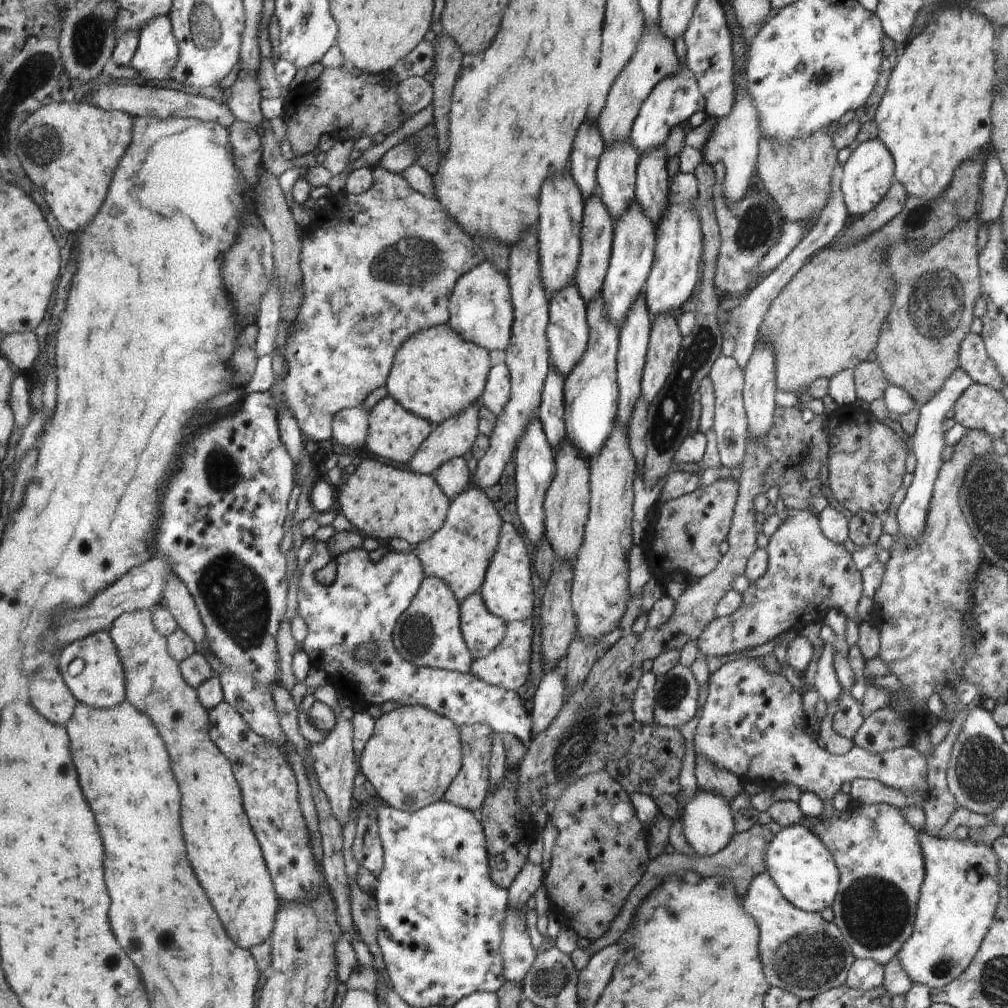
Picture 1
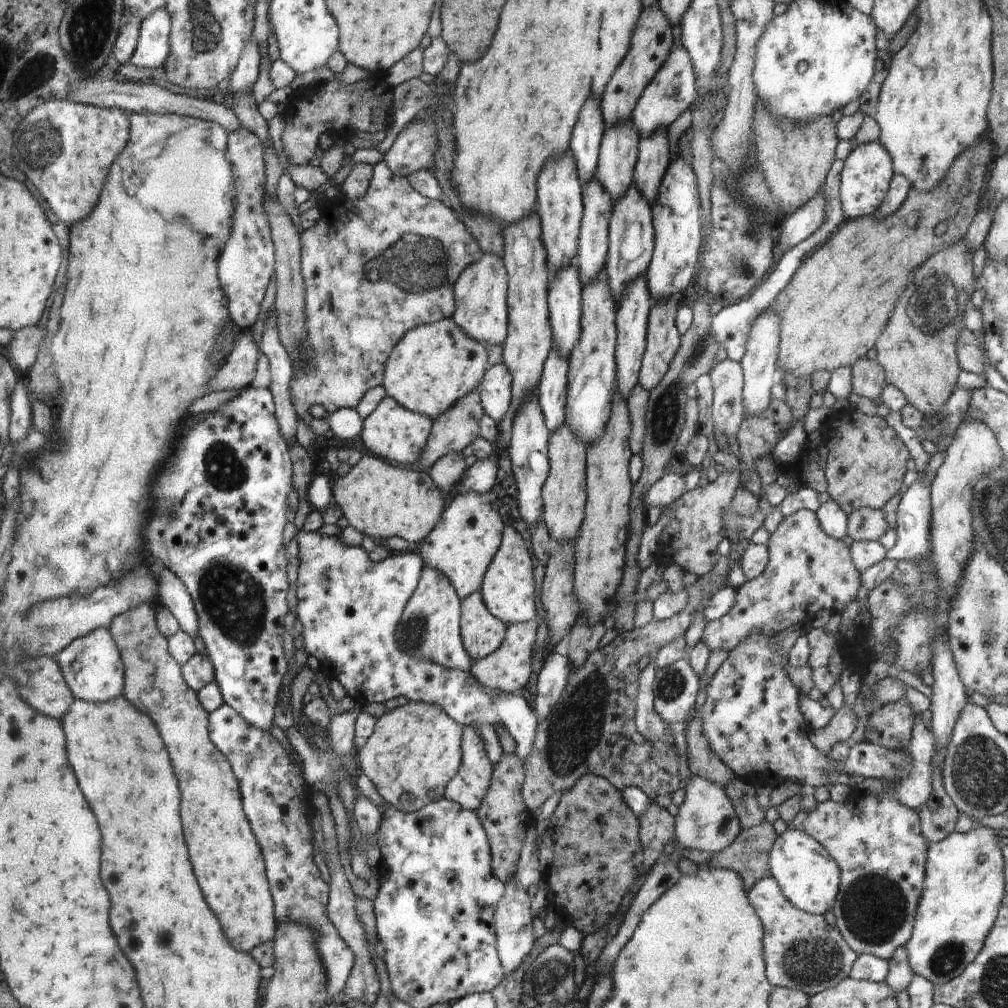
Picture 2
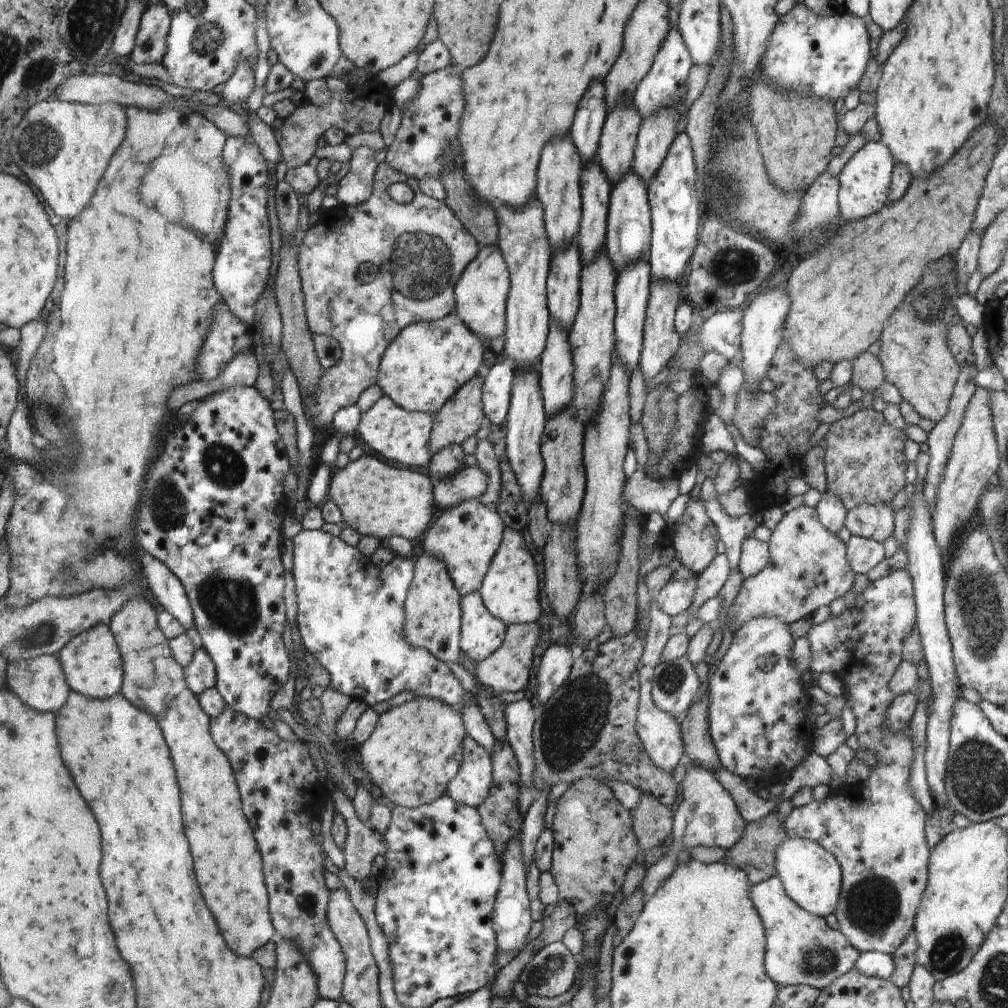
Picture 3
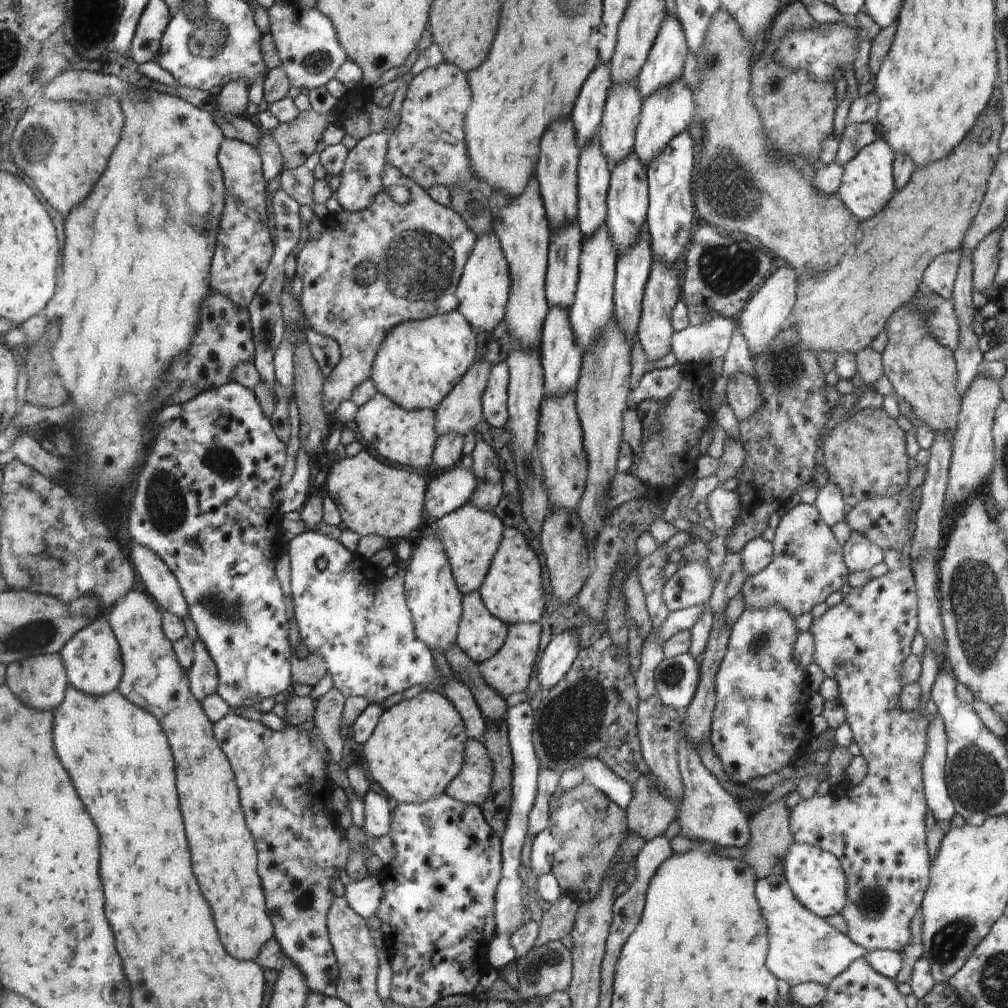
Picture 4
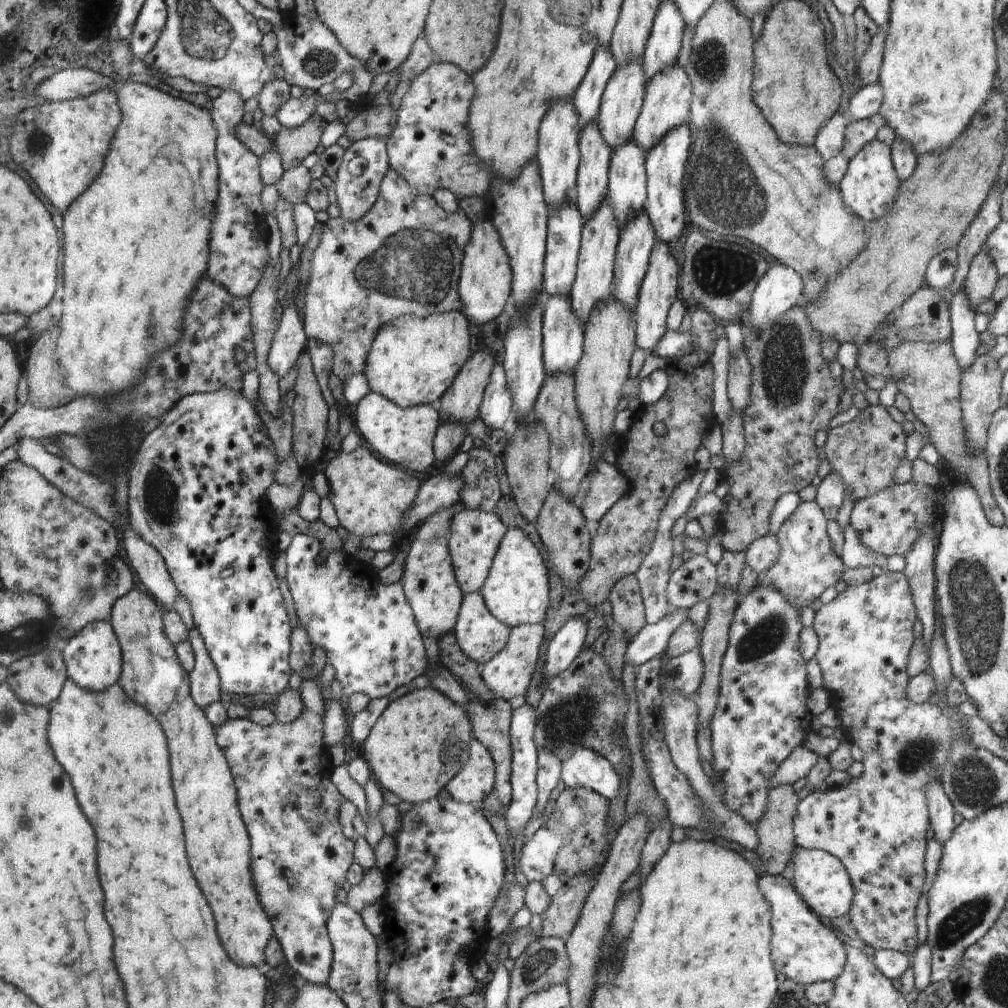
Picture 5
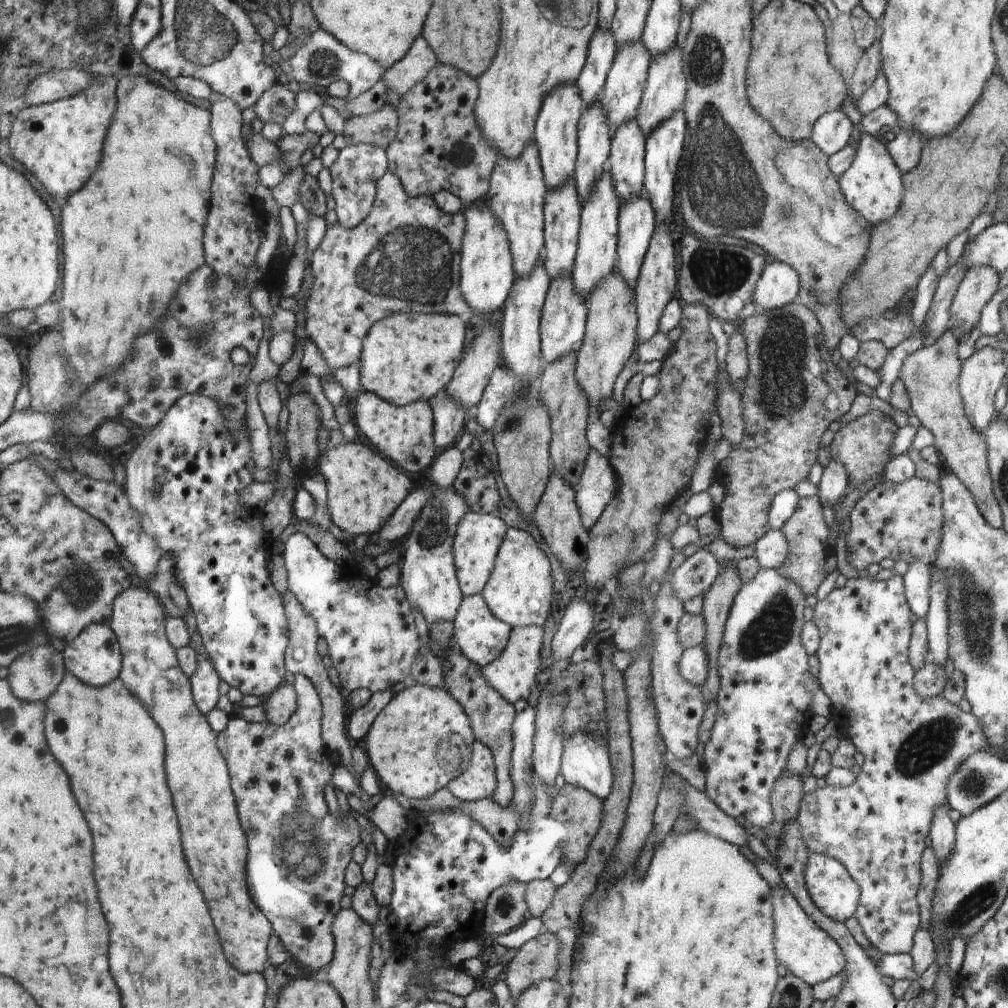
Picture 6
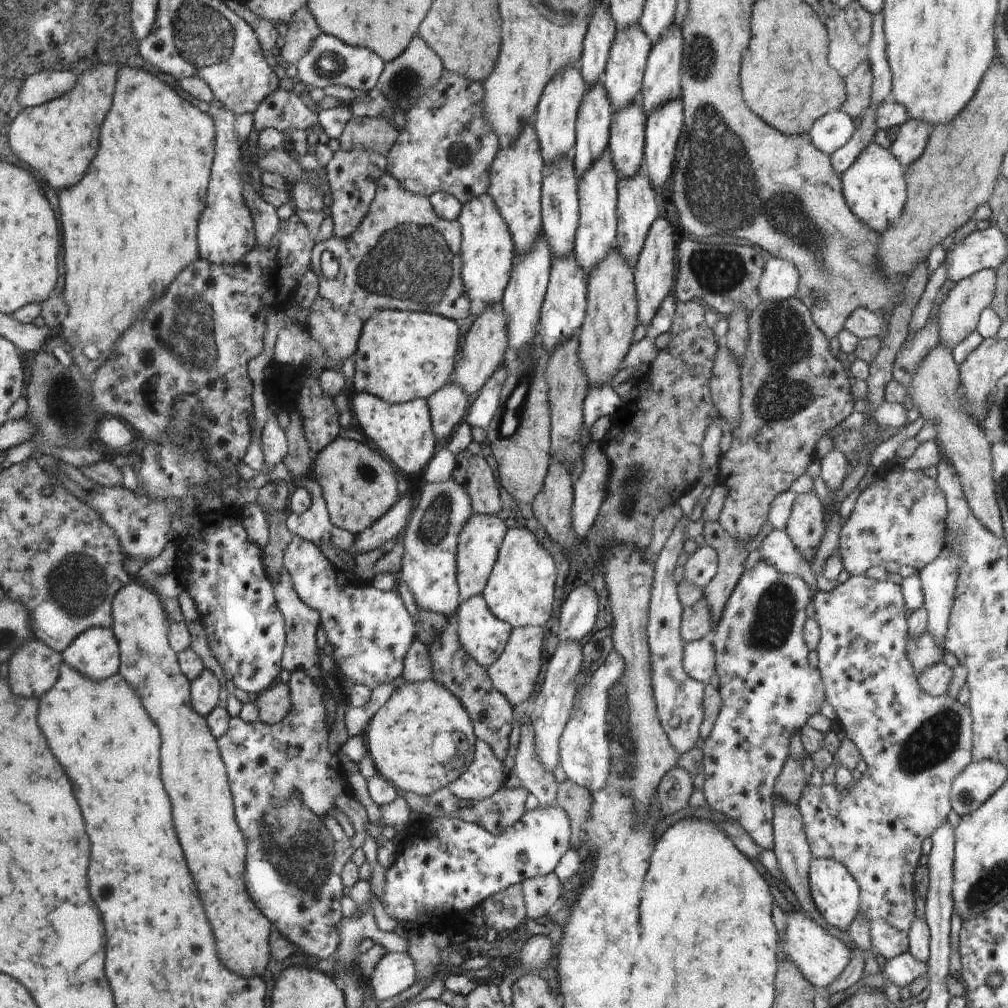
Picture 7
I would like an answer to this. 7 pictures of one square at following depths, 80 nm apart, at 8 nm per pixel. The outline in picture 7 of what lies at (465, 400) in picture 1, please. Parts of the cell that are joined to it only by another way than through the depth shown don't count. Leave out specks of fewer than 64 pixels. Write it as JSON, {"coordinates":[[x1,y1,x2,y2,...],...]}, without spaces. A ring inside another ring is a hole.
{"coordinates":[[380,309,363,326,353,361,355,373,350,385,358,393,370,393,384,402,400,404,427,399,448,384,456,354,459,325,436,313]]}

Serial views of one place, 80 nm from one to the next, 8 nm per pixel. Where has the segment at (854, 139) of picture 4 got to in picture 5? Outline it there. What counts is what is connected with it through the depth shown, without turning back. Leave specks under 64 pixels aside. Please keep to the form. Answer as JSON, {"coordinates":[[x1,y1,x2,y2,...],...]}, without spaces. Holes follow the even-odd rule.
{"coordinates":[[878,112,864,120,849,119,845,128,844,146,841,150,849,160,871,140,876,139,876,132,887,124,887,120]]}

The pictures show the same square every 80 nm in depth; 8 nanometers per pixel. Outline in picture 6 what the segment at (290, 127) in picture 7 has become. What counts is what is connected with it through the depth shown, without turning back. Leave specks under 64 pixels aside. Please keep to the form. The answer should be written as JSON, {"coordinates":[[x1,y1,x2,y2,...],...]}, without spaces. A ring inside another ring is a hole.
{"coordinates":[[276,84,256,102,254,113,262,122,282,125,284,118,294,110,295,94,287,86]]}

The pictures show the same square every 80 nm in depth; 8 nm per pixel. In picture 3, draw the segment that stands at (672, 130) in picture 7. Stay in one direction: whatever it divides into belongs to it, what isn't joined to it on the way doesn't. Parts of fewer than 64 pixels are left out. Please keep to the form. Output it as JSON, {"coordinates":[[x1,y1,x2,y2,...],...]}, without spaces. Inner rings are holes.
{"coordinates":[[681,133,672,145,670,153,663,162,655,180,647,186,650,193,650,206,652,215,651,252,648,262,651,266,651,279,656,282,672,282,676,280,688,262,695,256,696,236,698,236,698,220,700,220,700,206,696,196,695,158,692,158,691,140,688,134]]}

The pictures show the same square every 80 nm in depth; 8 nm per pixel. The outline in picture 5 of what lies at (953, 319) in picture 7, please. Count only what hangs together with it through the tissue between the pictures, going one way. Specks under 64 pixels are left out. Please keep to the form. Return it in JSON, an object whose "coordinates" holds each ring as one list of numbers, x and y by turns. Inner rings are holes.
{"coordinates":[[982,249,972,260,963,282,963,291,976,314,977,306,992,298,999,277,993,260]]}

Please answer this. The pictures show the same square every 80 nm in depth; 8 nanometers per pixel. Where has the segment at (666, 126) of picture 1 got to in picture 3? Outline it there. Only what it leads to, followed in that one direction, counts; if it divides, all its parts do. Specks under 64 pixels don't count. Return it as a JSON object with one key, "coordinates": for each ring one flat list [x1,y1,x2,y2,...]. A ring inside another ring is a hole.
{"coordinates":[[672,28,672,32,668,33,668,38,664,41,663,48,656,54,652,68,648,70,648,74,640,80,640,84,636,88,635,100,632,104,640,115,643,118,650,118,650,114,658,114,660,110,668,110,668,108,676,108,676,106,684,104,692,66,691,54,683,42,680,30]]}

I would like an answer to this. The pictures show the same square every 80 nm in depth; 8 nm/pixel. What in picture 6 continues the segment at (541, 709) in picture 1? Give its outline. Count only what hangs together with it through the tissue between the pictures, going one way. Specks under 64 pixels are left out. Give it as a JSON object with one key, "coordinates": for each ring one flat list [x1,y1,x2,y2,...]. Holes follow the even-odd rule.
{"coordinates":[[574,598,568,603,551,640,553,655,548,658,548,662,568,658,578,647,582,647,593,628,593,615,592,604,584,599]]}

